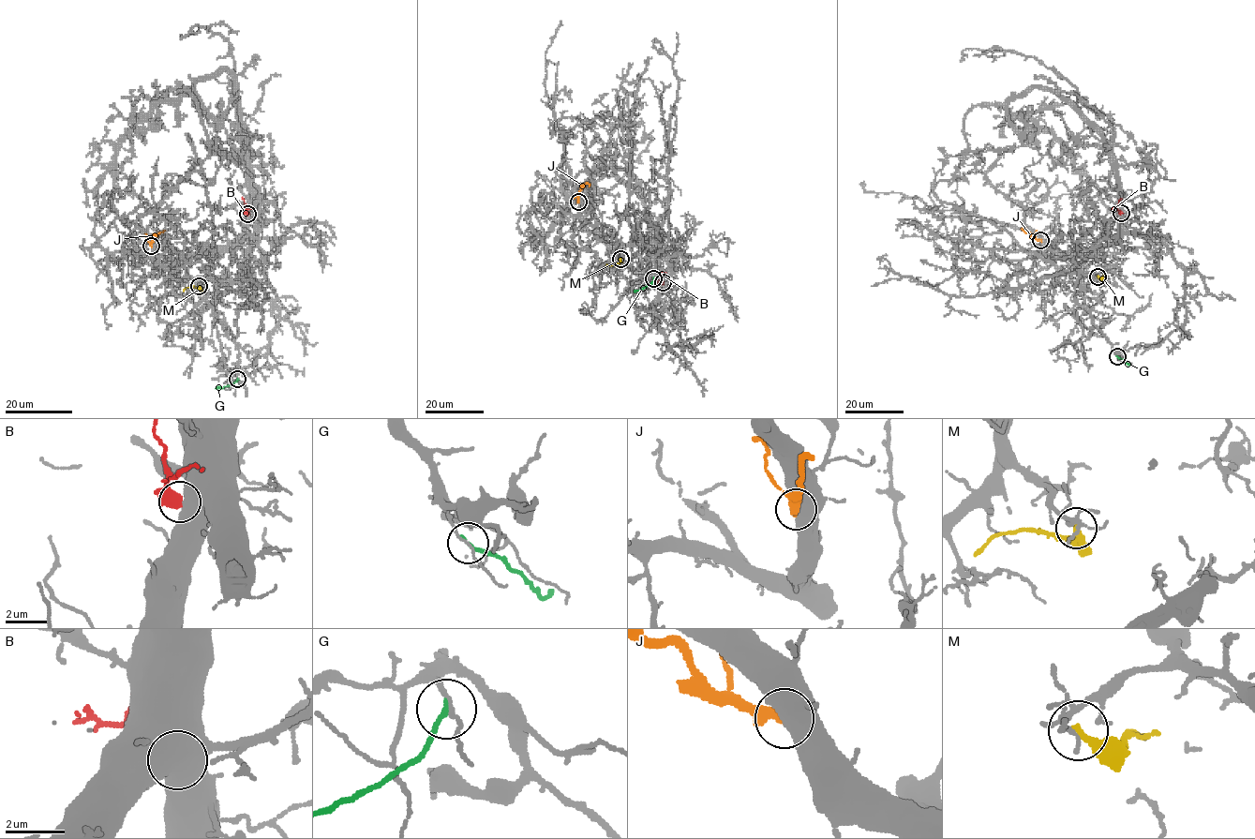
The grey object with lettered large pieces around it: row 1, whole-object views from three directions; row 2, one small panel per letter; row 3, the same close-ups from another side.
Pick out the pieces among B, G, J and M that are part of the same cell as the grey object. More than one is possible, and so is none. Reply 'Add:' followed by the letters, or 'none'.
Add: none

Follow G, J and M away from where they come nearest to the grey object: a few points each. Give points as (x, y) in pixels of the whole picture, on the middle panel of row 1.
G: (653, 278), (647, 286), (634, 291)
J: (578, 202), (580, 189), (587, 184), (590, 187)
M: (620, 259), (619, 262), (606, 263)

